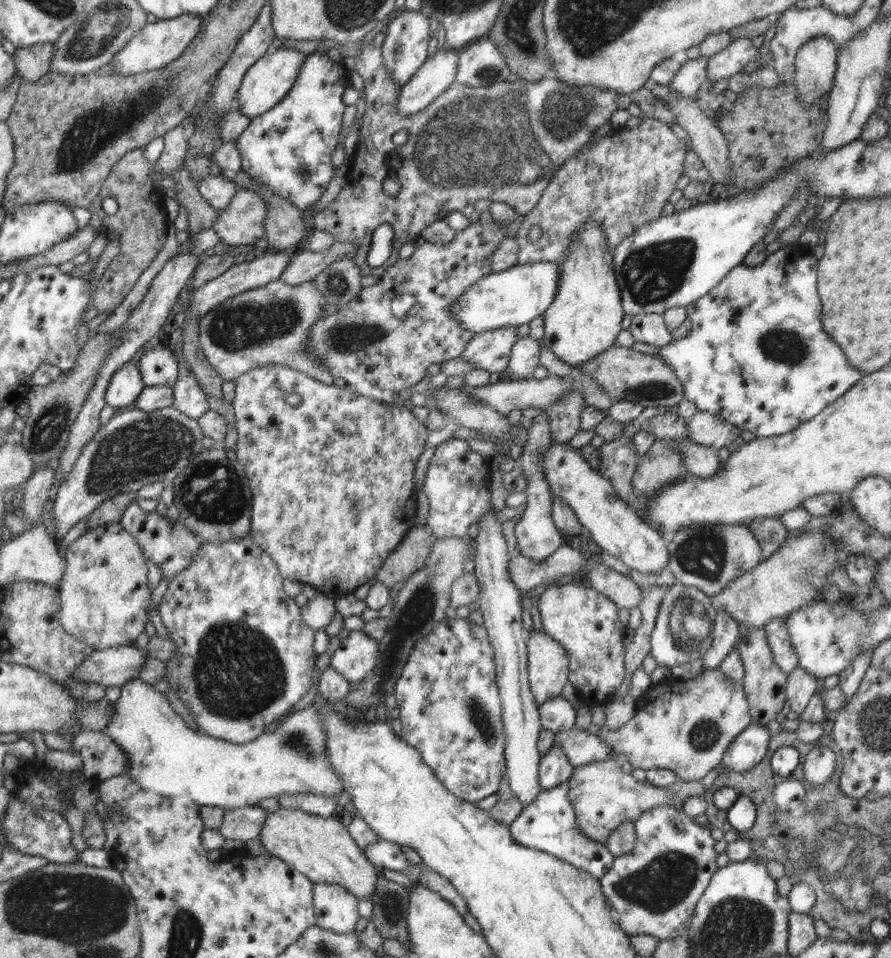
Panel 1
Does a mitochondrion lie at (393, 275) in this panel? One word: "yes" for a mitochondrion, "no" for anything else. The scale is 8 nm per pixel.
no

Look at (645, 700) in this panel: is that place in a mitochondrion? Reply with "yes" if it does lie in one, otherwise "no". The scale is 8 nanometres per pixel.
no

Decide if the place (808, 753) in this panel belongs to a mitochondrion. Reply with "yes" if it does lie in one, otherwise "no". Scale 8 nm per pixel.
no

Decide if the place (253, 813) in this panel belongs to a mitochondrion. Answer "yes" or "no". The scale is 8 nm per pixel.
no

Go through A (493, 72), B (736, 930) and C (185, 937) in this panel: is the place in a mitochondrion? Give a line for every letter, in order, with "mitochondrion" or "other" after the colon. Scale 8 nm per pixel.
A: mitochondrion
B: mitochondrion
C: mitochondrion

